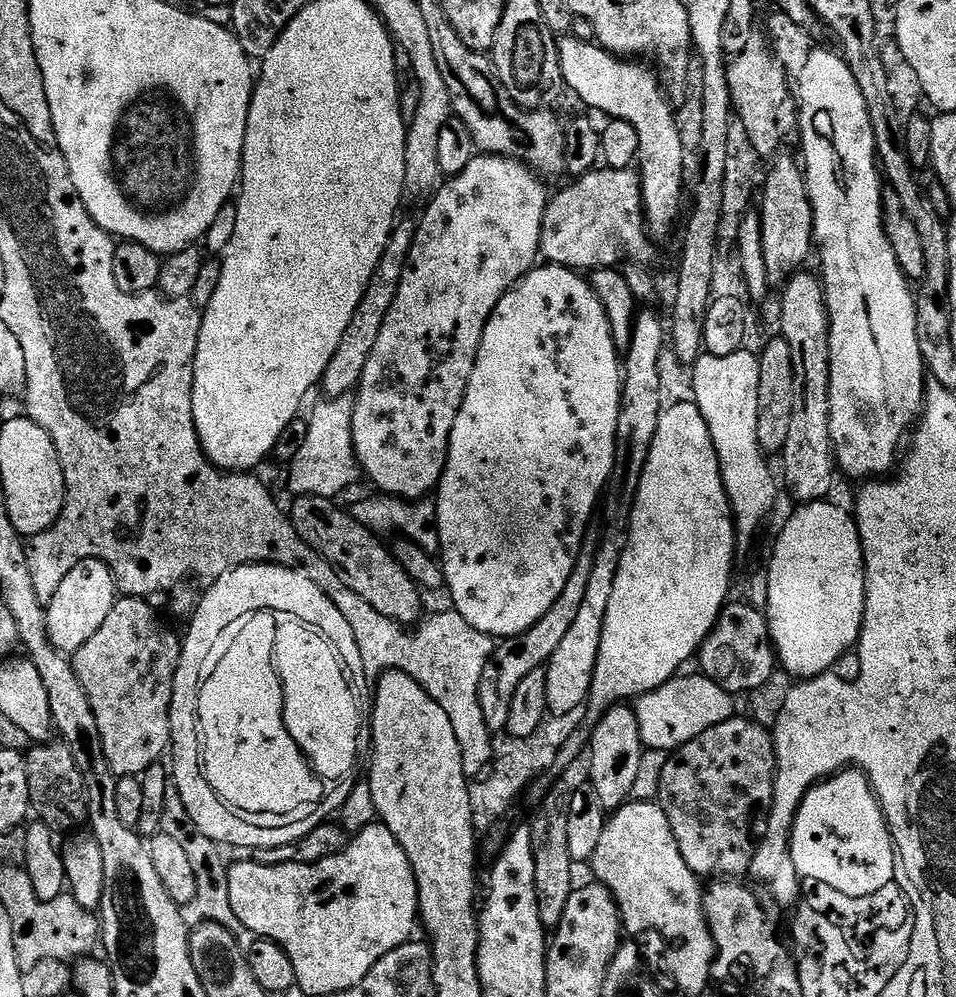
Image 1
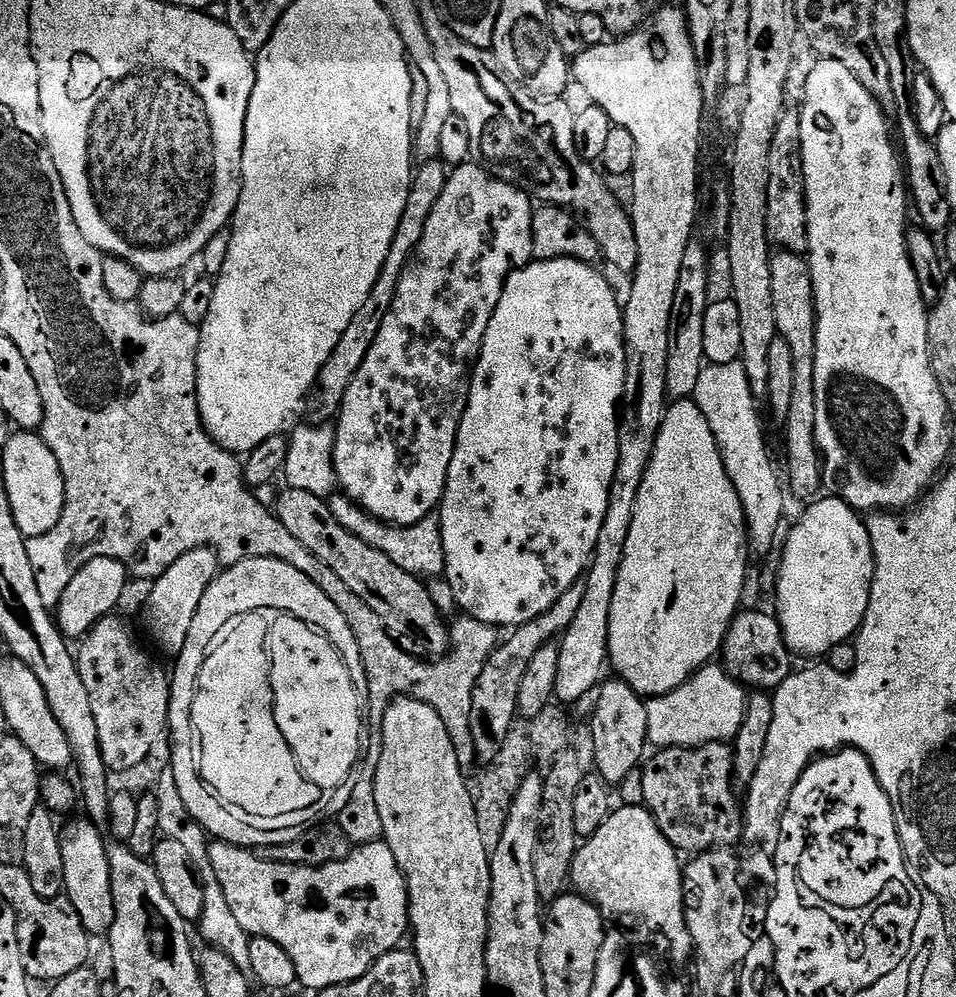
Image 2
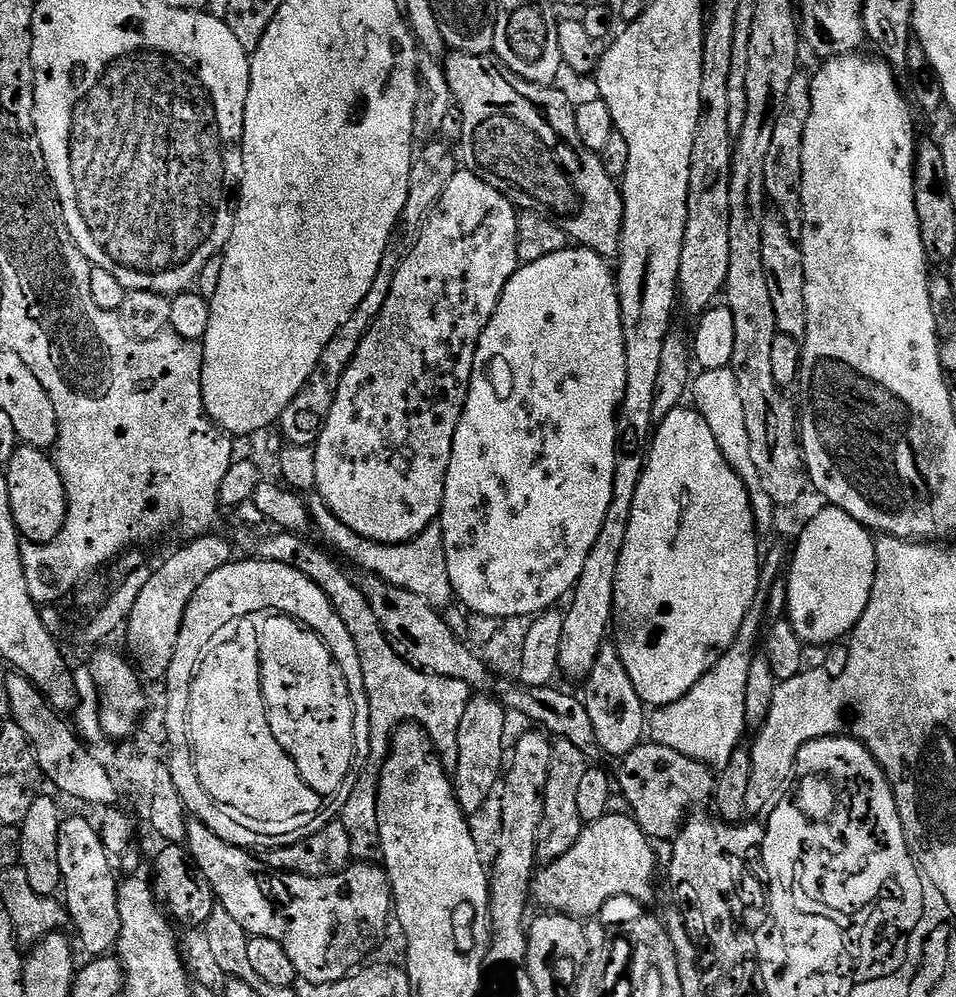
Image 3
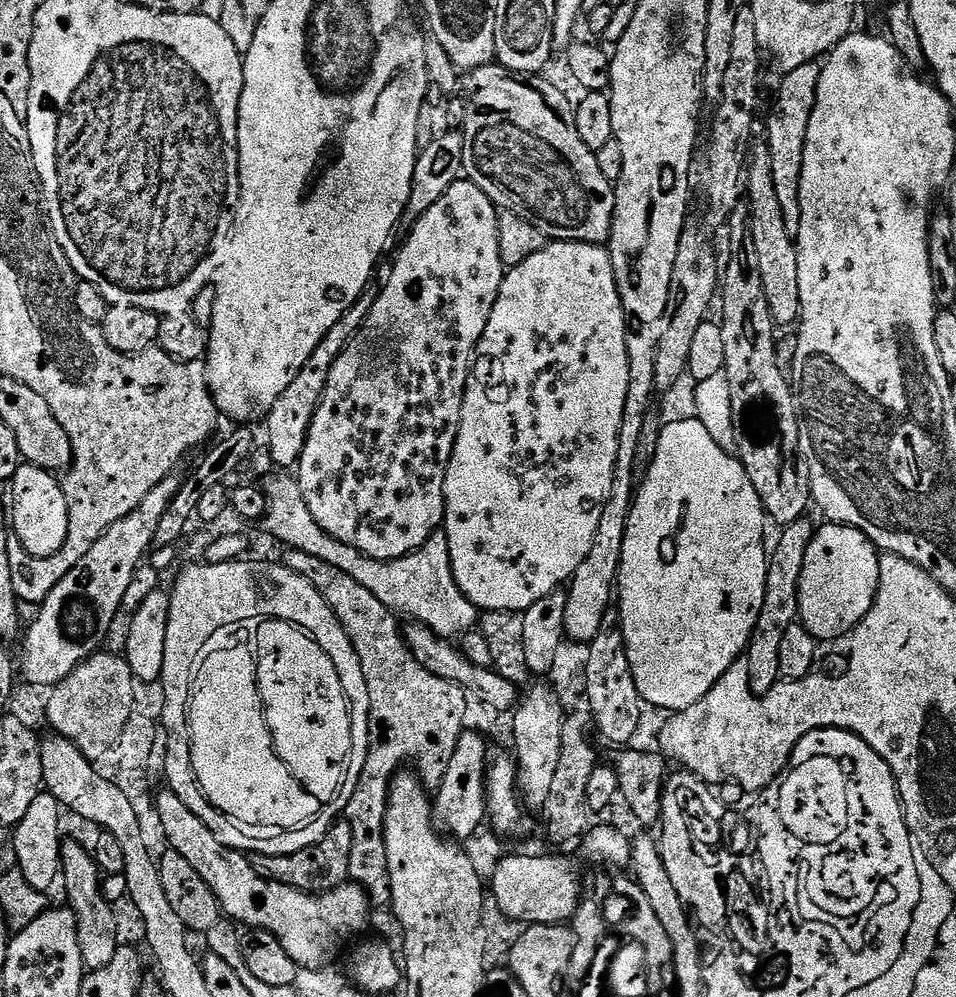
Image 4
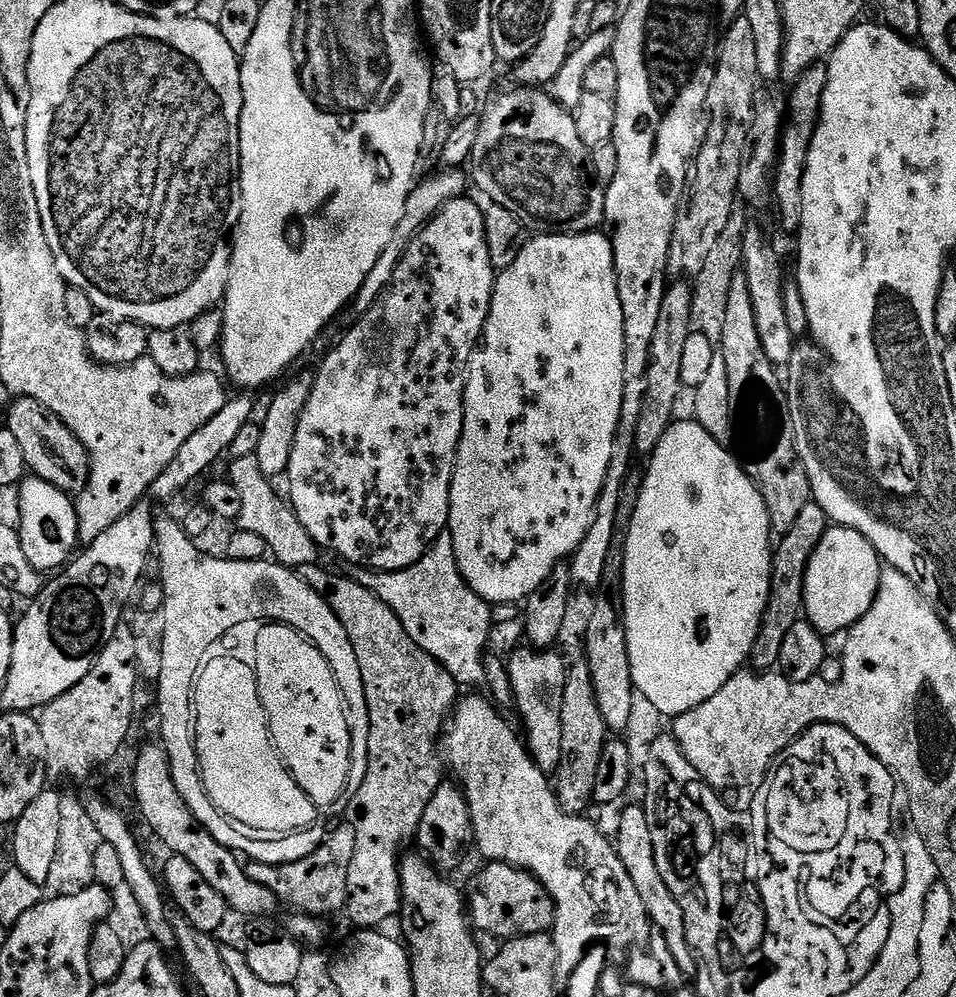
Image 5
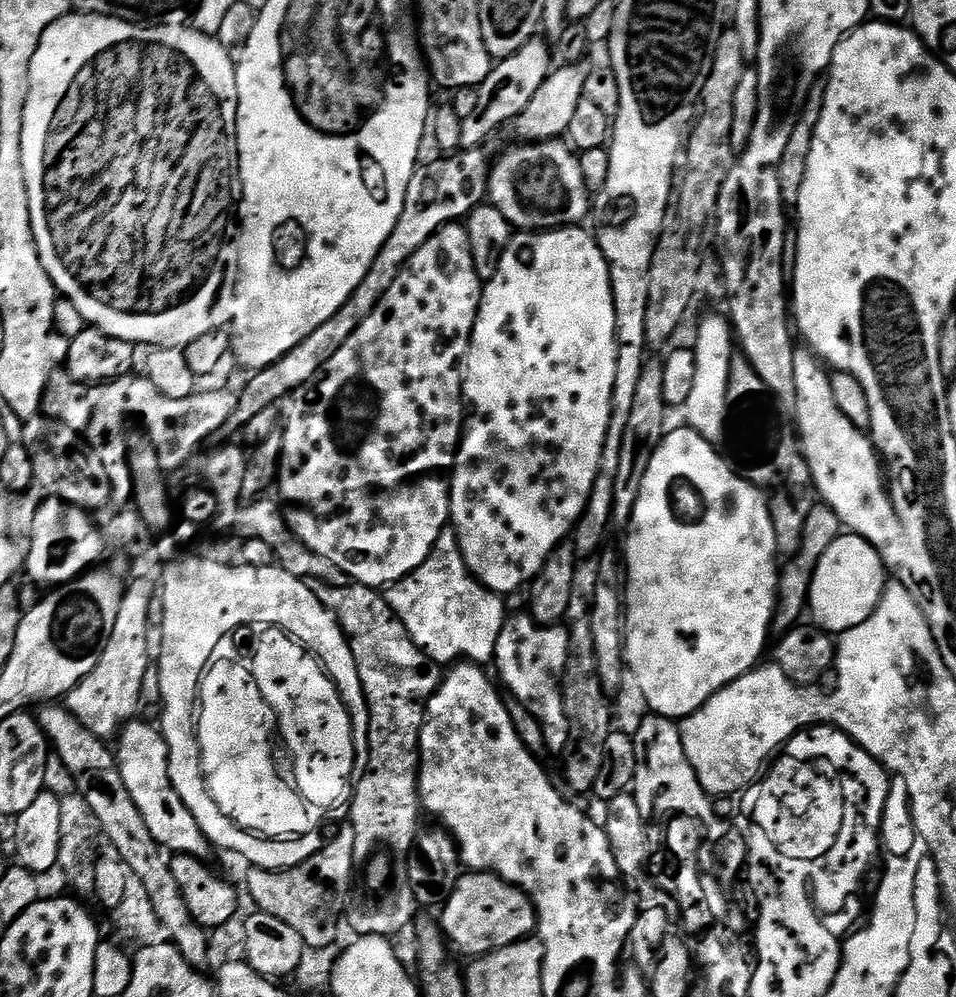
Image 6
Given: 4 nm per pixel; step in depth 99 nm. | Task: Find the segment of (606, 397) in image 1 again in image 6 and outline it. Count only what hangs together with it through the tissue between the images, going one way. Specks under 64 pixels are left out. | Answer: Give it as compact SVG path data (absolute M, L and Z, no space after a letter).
M569 226L551 230L524 230L513 235L512 241L502 254L502 262L498 262L494 278L483 285L472 341L462 368L464 399L470 411L467 413L460 438L460 450L456 453L456 467L450 476L450 524L455 531L456 541L460 543L460 552L464 555L464 564L468 571L488 591L497 594L513 592L525 583L524 576L535 578L540 573L540 569L548 563L548 557L563 545L560 543L563 542L564 536L570 535L579 525L584 509L588 507L590 494L594 490L594 482L600 473L602 450L612 417L614 378L618 370L618 345L610 270L595 235L586 229L584 226Z

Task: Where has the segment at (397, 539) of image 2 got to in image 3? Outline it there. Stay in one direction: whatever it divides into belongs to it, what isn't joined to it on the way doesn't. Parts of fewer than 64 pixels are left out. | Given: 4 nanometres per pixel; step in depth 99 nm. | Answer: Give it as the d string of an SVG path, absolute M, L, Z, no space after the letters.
M312 490L307 493L306 503L308 514L314 528L320 531L320 536L325 540L323 543L329 549L337 548L342 555L352 555L360 564L365 564L369 573L382 576L388 584L394 584L404 590L410 590L422 598L433 602L448 602L453 599L454 593L450 574L446 566L446 550L444 549L444 539L439 527L433 526L425 529L413 540L408 540L404 544L383 544L370 538L362 538L362 534L354 534L350 526L346 526L334 515L319 492Z

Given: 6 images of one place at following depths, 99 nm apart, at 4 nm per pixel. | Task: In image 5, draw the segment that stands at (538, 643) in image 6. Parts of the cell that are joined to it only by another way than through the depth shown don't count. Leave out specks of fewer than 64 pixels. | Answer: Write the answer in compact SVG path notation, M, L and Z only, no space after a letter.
M521 646L506 660L516 699L515 711L520 712L524 719L523 735L528 753L546 774L555 773L556 767L562 762L562 690L566 686L568 673L563 658L556 650Z

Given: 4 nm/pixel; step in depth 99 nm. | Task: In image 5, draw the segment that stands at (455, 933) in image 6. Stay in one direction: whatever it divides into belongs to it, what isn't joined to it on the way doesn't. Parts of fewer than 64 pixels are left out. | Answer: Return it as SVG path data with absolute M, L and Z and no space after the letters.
M488 862L475 873L476 885L466 896L470 923L477 933L489 932L499 938L547 933L554 923L552 896L541 880L509 864Z

